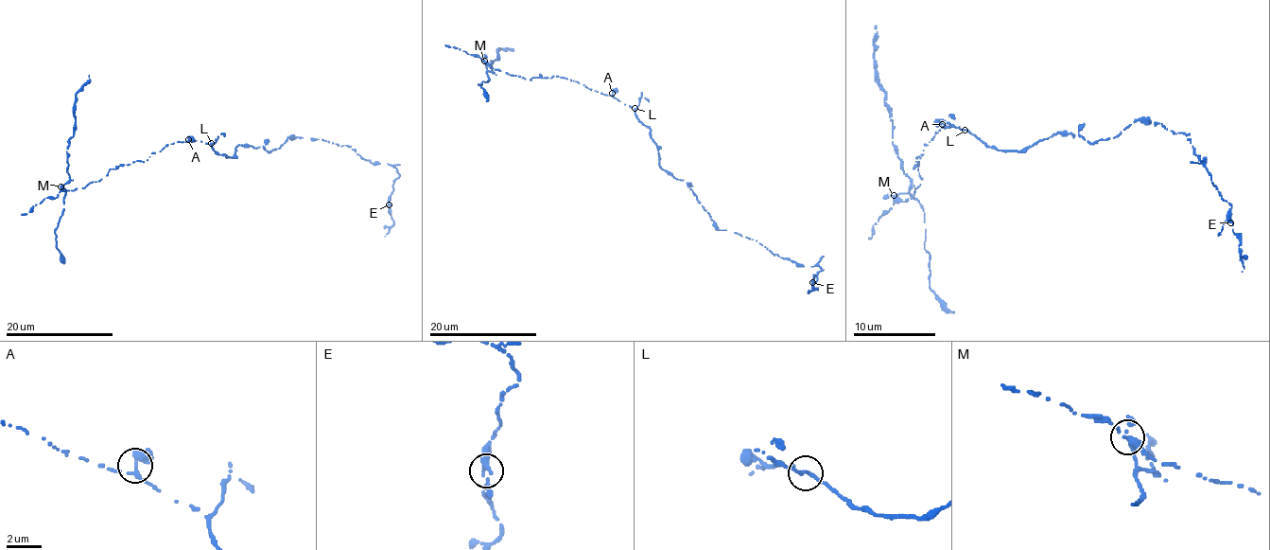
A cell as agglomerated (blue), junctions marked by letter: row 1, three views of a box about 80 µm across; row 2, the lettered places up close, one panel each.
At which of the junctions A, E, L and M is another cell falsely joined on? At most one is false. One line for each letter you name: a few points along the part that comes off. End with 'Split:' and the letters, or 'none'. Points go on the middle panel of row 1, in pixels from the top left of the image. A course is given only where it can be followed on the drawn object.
M: course (483, 61), (486, 69), (493, 73), (491, 61), (498, 57), (498, 50), (512, 48)
Split: M

